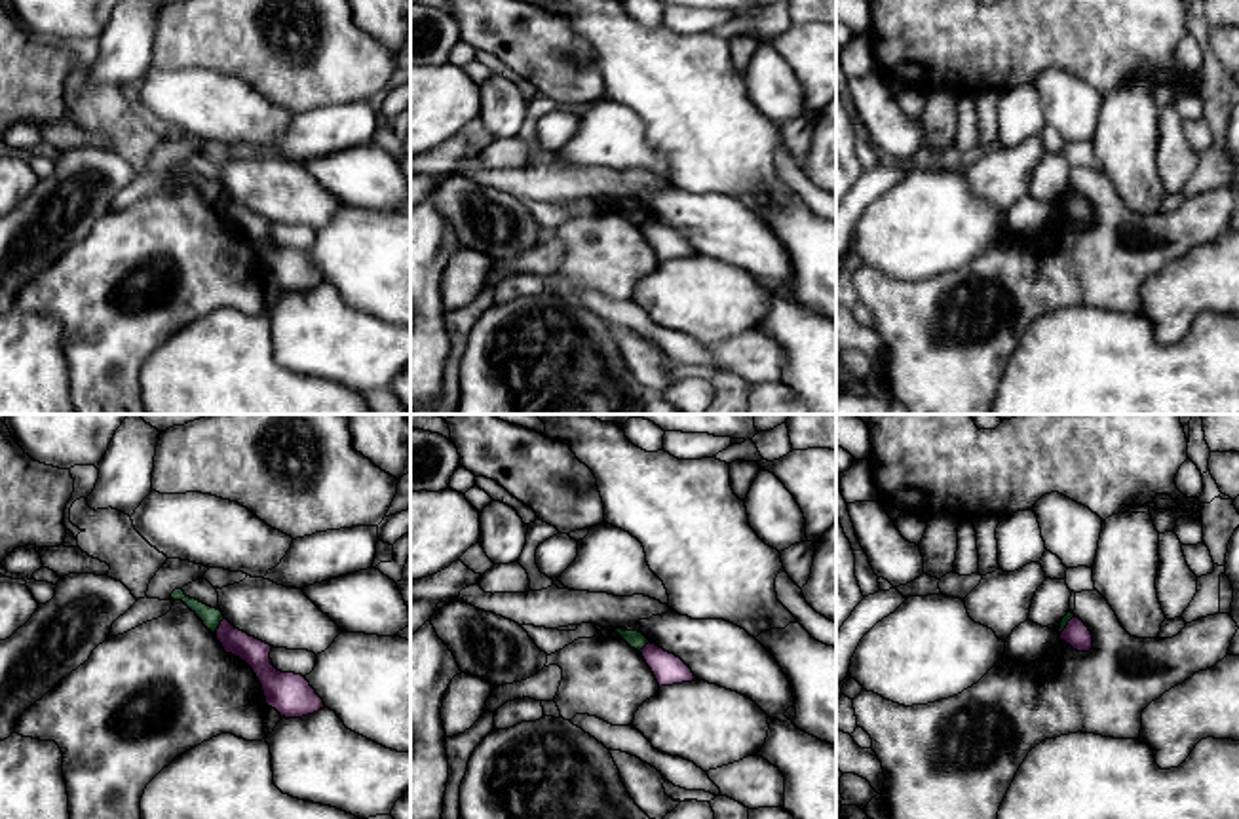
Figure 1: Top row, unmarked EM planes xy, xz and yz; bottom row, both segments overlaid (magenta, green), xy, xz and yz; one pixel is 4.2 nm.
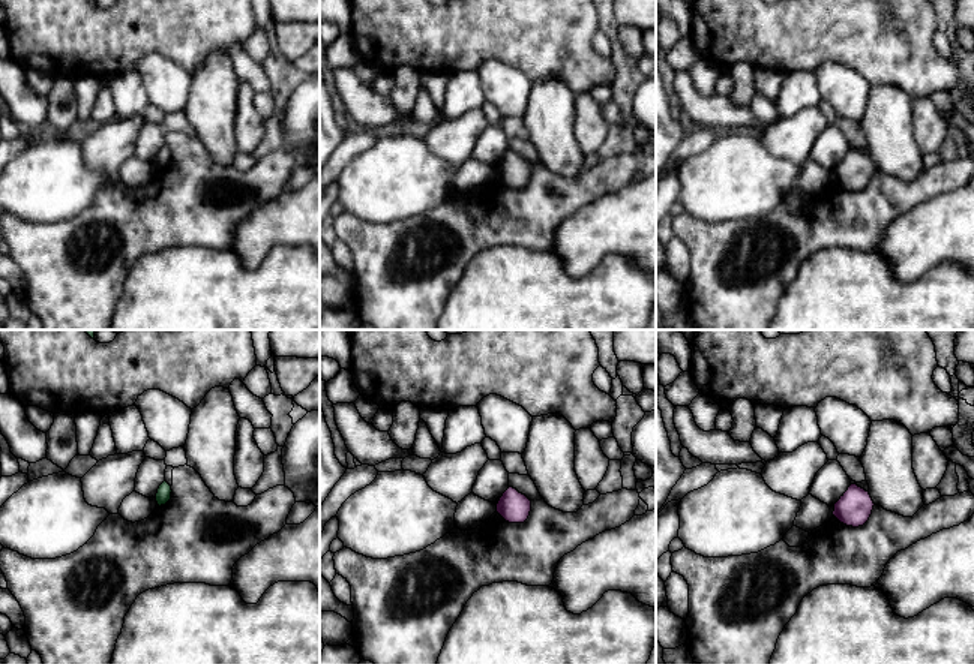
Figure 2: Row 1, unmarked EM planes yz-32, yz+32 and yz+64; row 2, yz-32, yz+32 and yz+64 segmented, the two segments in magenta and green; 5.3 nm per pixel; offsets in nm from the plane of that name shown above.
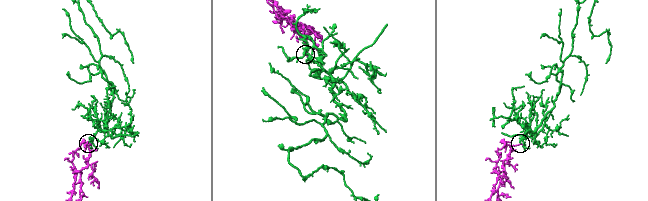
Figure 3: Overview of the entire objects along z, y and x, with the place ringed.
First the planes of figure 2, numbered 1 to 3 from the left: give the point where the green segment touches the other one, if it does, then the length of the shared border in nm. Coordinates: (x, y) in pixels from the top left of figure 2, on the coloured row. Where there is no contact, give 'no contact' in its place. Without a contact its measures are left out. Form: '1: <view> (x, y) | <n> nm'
1: no contact
2: no contact
3: no contact

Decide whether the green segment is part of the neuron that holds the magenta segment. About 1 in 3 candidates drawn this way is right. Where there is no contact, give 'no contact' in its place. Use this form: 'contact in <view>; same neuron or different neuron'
contact in xy; different neuron

